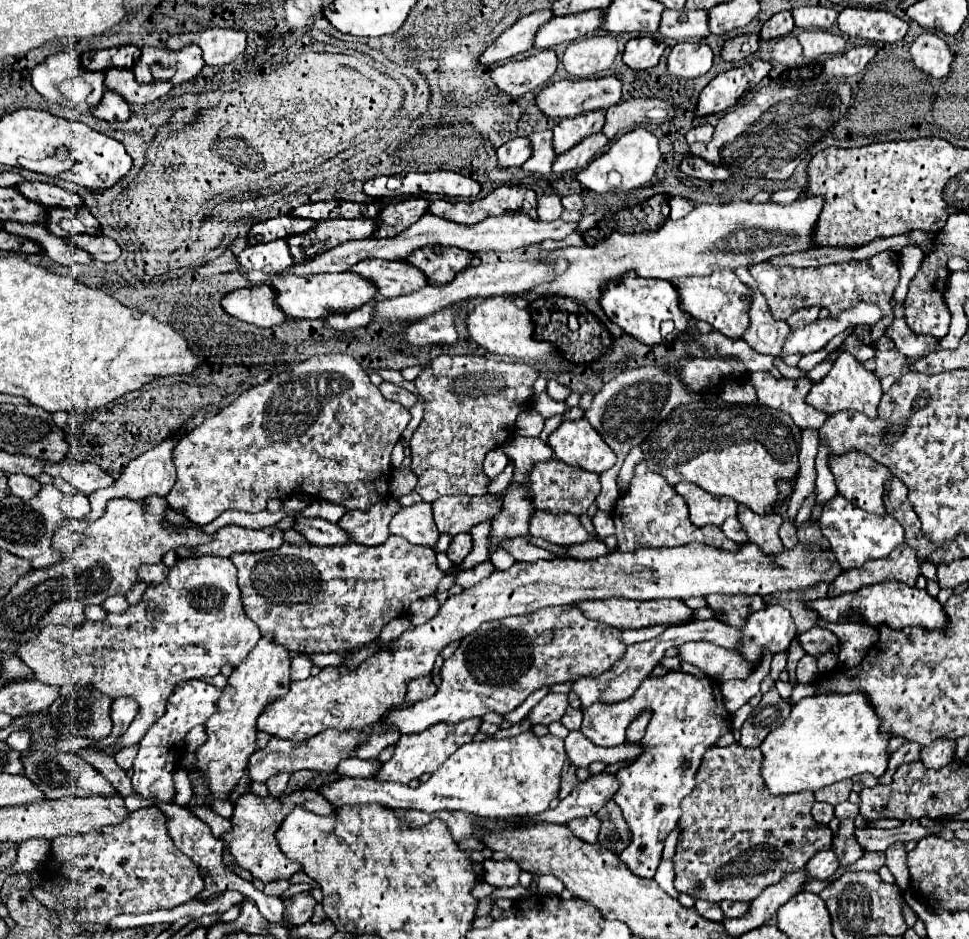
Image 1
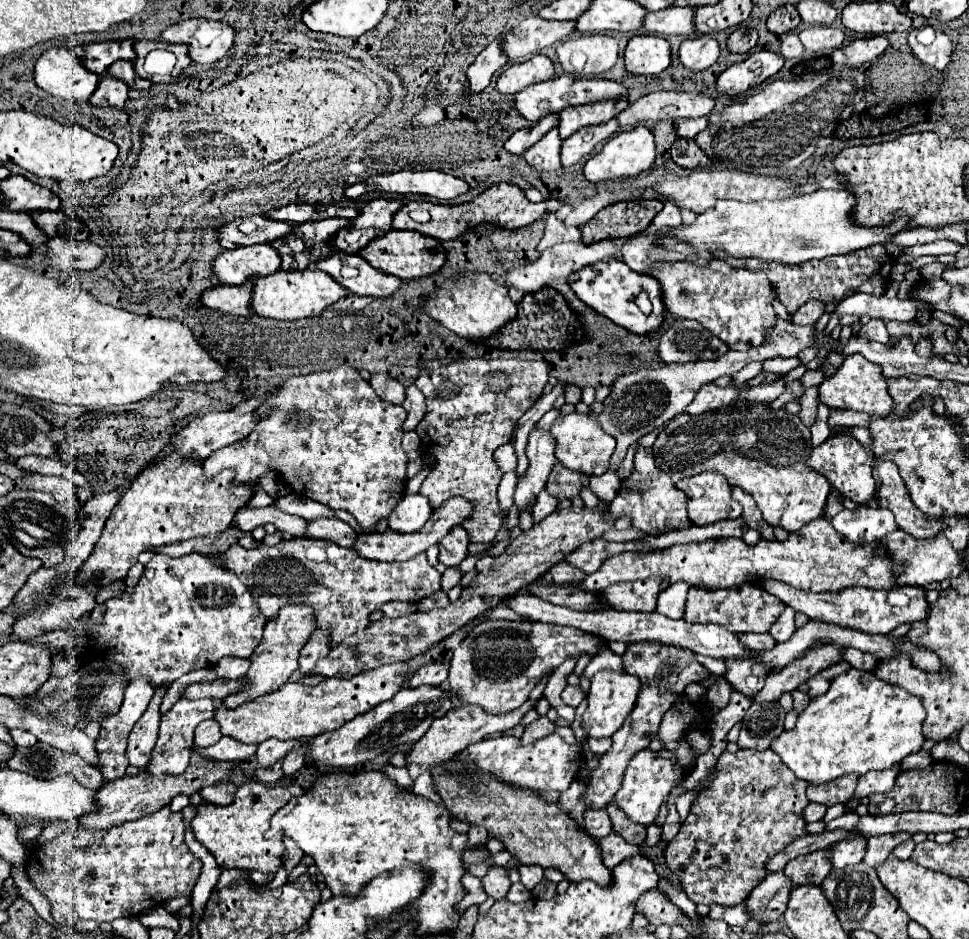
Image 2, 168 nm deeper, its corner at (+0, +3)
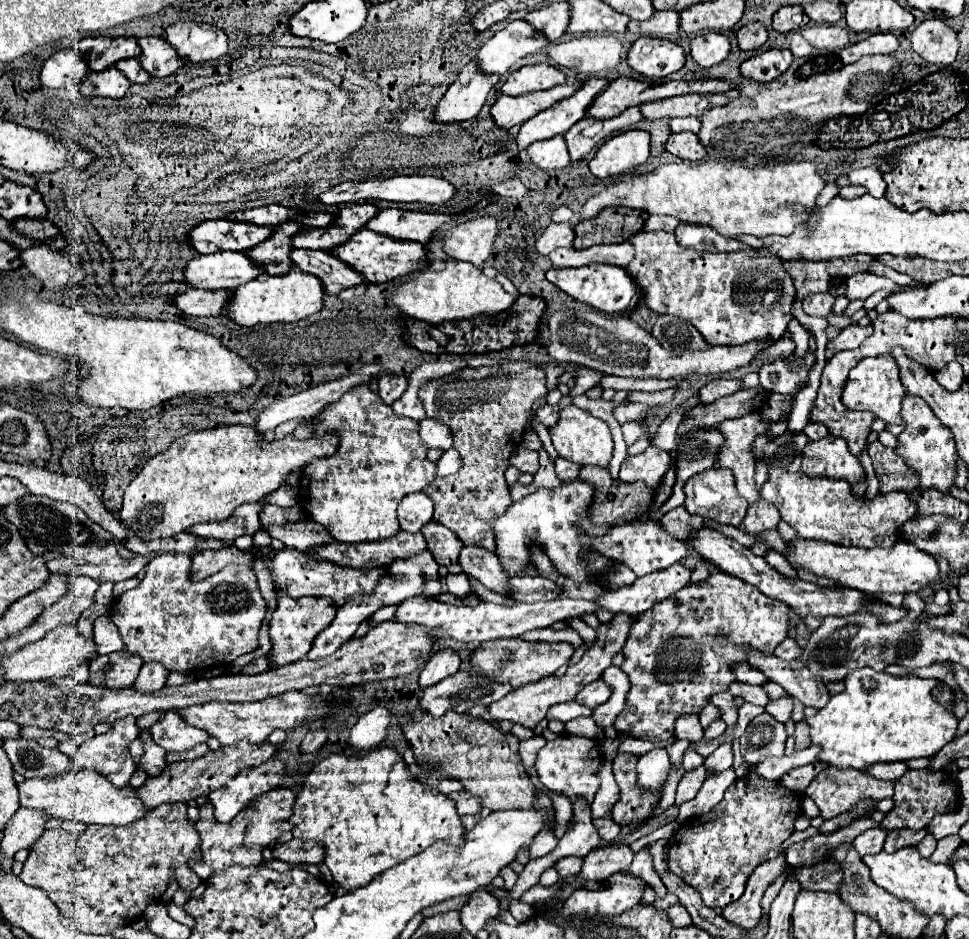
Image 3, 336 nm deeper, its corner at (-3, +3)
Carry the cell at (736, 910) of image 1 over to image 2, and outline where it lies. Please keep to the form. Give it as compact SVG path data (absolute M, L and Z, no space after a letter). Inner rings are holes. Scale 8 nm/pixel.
M783 872L769 874L763 884L759 884L759 888L755 888L755 892L751 892L751 896L747 898L747 910L753 920L775 922L777 918L781 918L787 908L791 890L793 884L783 876Z

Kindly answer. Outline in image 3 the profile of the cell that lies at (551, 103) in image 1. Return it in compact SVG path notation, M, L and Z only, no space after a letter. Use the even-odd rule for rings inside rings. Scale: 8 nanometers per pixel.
M574 82L574 84L558 84L550 90L538 90L538 92L528 92L524 96L500 96L496 104L492 106L492 118L496 120L498 126L502 128L512 128L520 126L530 116L536 116L538 112L558 104L560 100L570 98L584 82Z

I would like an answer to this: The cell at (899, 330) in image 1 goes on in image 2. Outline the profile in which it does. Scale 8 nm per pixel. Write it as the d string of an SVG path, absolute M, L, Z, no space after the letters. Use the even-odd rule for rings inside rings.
M869 320L867 324L863 324L857 332L857 336L865 336L867 340L873 340L873 342L883 342L887 344L889 342L889 332L883 324L883 320Z

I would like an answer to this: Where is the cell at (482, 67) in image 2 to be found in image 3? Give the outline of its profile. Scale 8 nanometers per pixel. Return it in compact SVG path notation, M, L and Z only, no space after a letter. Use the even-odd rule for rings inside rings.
M472 60L458 74L456 82L448 88L440 104L436 106L436 122L462 122L474 118L486 102L488 92L498 82L498 74L486 74L478 68L478 60Z

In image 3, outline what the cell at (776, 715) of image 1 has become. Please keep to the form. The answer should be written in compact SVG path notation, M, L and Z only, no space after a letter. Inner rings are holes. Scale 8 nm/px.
M764 712L756 716L740 736L742 758L748 764L758 764L770 756L782 756L786 738L788 734L784 724L778 722L772 714Z

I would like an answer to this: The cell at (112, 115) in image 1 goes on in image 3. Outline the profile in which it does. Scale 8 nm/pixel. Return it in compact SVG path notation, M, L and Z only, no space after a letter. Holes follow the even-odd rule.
M106 68L104 72L90 72L86 84L82 84L82 96L106 96L106 98L124 98L130 88L128 78L118 68Z

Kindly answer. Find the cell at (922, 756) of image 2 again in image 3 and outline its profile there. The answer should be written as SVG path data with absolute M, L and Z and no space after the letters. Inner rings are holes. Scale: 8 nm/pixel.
M898 762L898 764L876 764L874 768L870 768L870 774L874 778L880 778L880 780L896 780L900 778L904 772L908 770L908 764L906 762Z

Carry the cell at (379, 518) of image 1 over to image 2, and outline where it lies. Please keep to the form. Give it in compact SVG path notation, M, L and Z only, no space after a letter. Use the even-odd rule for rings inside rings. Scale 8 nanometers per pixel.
M319 518L307 524L307 538L329 540L343 548L353 548L357 534L349 524L339 518Z

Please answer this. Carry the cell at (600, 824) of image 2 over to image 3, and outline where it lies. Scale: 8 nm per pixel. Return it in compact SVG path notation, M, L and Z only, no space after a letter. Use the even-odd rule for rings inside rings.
M604 816L604 818L594 818L592 822L594 822L594 828L598 830L600 838L606 840L606 842L614 840L614 838L618 836L618 832L620 832L620 826L618 826L612 818L608 818L608 816Z

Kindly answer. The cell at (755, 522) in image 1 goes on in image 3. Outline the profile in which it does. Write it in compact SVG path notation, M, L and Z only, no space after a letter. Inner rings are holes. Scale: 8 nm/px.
M754 412L736 420L724 420L718 424L720 432L726 436L726 444L718 454L718 466L734 472L736 490L748 504L754 504L760 498L754 482L756 460L750 452L750 444L770 426L772 422L766 422L762 412Z

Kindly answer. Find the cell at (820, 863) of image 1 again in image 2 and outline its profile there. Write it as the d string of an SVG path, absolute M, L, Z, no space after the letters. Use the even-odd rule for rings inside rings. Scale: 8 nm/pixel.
M841 840L831 850L831 866L835 870L843 870L845 866L859 864L865 858L867 840Z

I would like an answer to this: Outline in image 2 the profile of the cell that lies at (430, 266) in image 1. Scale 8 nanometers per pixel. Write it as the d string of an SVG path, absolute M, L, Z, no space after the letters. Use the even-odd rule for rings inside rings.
M391 230L387 232L387 236L379 236L379 240L371 240L371 244L367 244L367 248L363 248L363 252L357 252L357 254L363 256L363 260L367 260L373 268L379 268L381 272L387 272L401 280L429 276L445 264L445 252L439 248L439 242L419 232Z

